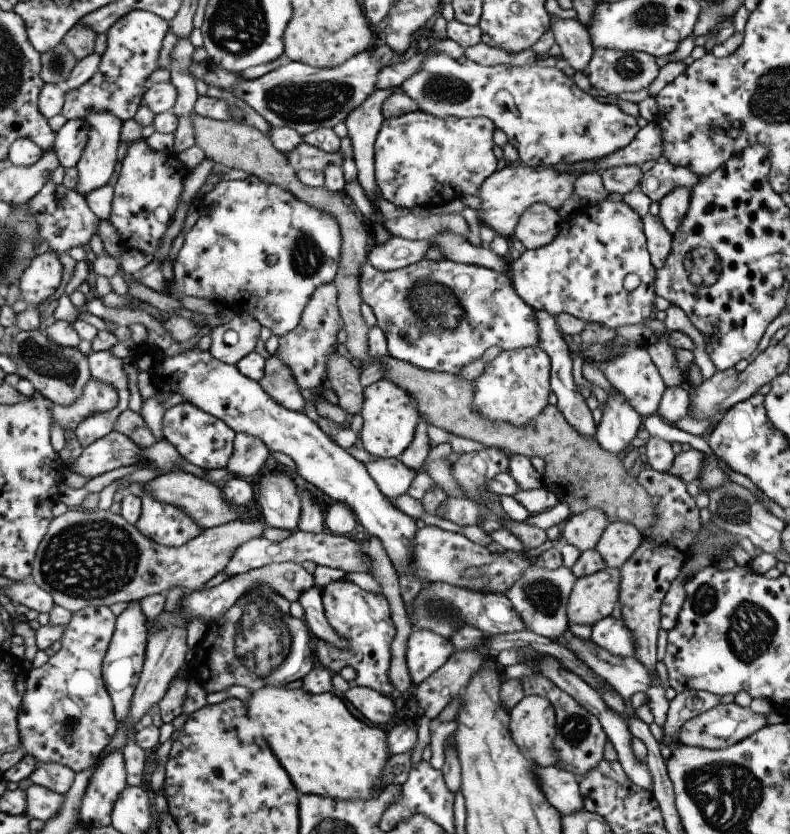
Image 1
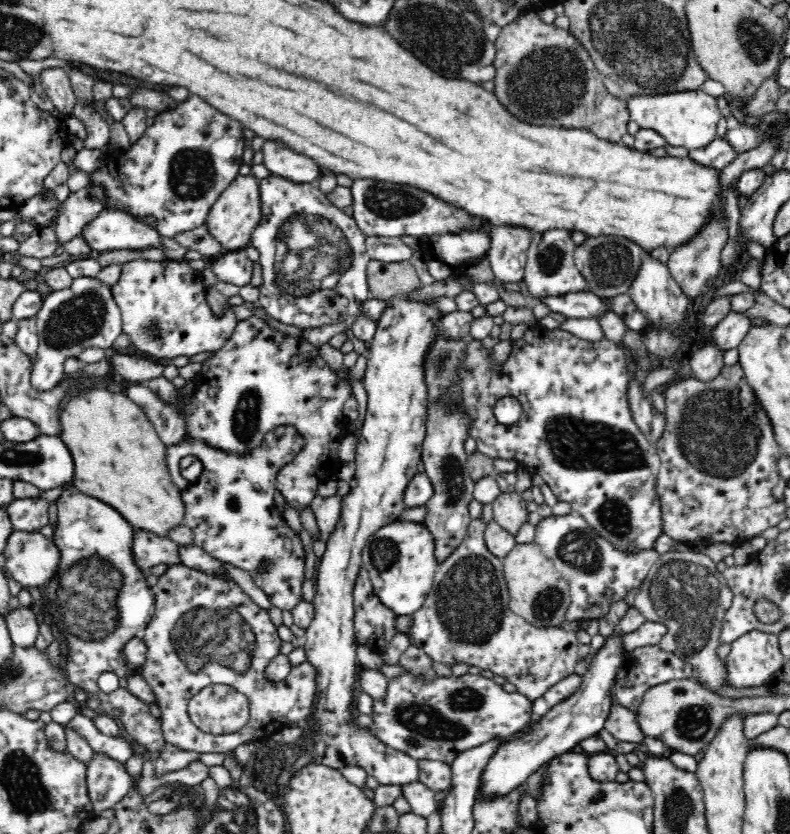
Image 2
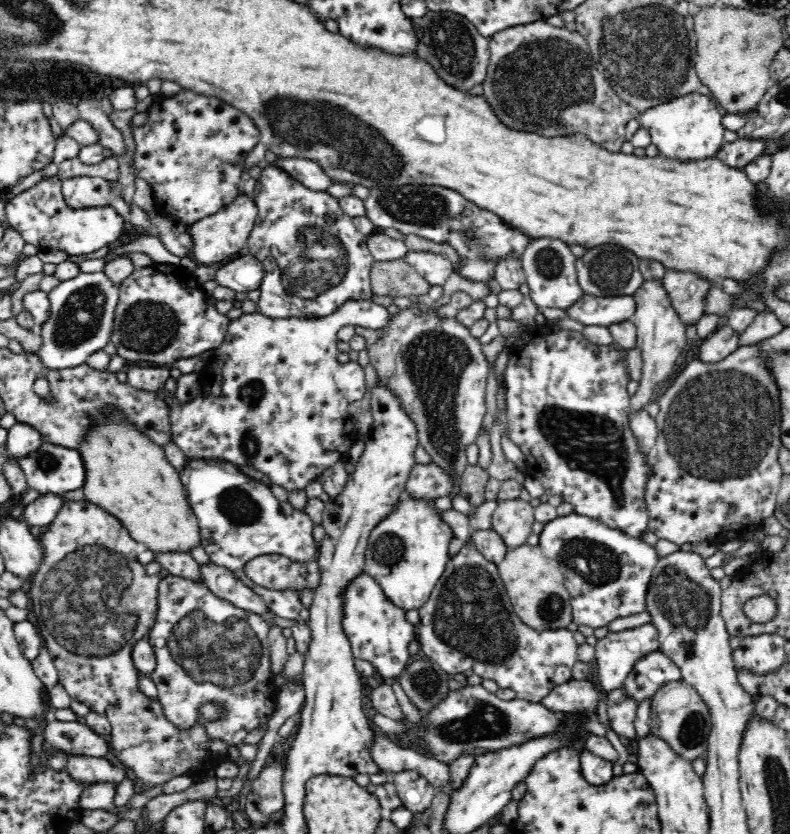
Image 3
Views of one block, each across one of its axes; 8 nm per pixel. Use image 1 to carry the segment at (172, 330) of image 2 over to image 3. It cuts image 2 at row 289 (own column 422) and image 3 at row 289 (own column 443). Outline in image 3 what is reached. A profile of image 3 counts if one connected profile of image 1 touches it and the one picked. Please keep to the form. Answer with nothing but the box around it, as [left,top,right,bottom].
[110,262,232,366]

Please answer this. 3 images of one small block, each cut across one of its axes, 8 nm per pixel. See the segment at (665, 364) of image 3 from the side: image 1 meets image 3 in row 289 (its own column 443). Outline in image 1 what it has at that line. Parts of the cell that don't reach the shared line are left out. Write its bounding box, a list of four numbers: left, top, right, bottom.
[406,628,455,687]

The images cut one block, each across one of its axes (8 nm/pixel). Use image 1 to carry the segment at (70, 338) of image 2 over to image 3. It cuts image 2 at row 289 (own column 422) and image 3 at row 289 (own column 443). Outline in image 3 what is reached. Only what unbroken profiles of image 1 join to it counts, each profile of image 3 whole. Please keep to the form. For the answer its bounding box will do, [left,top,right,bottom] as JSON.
[37,272,119,370]

